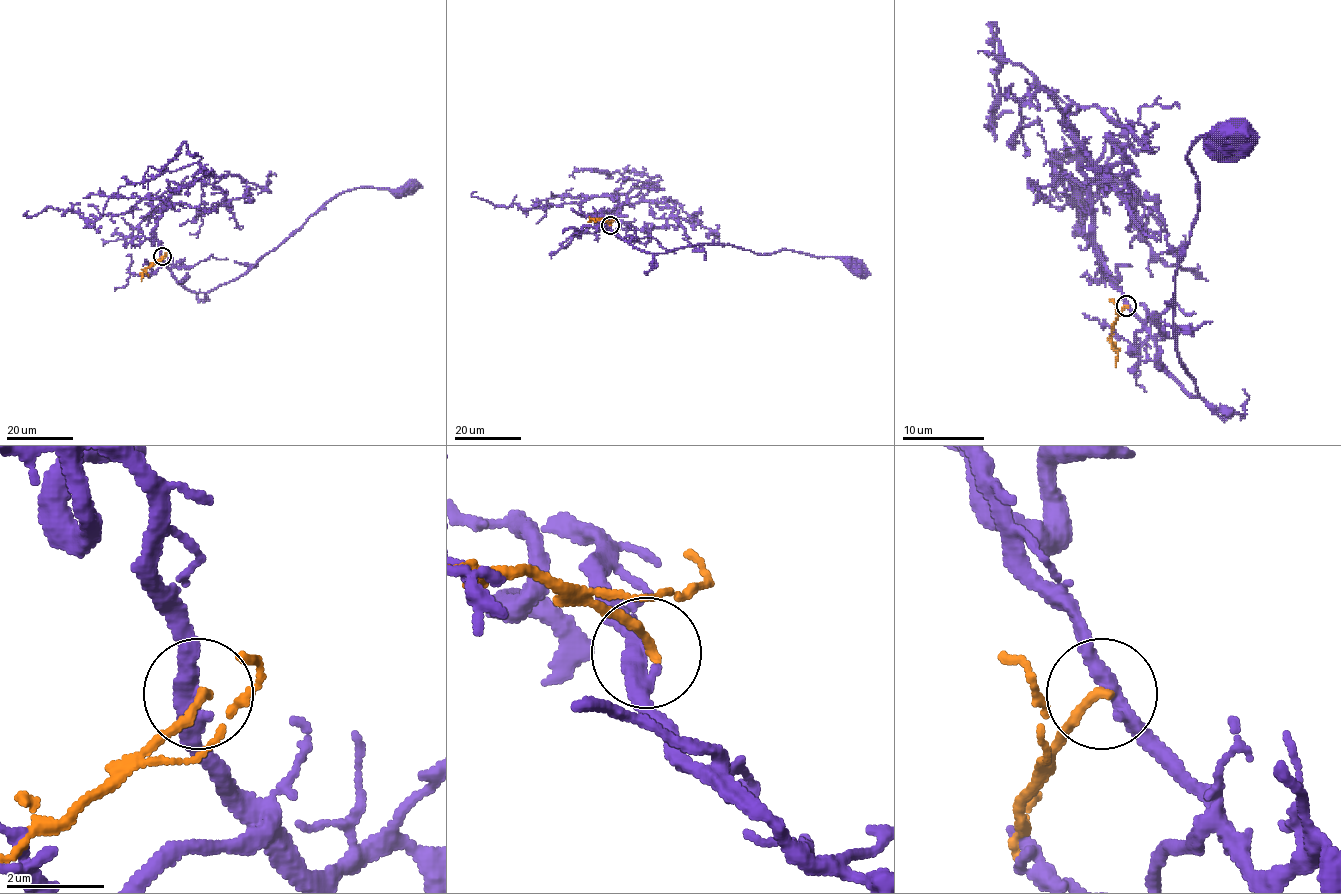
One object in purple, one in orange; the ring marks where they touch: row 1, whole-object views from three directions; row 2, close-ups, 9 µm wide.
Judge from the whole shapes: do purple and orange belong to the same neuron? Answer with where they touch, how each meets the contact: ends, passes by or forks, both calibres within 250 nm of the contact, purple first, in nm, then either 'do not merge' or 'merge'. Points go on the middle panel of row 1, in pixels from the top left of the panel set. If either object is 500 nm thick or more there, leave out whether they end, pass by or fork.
at (610, 225); purple passes by; orange ends there; 360 nm thick on the purple side, 200 nm on the other; do not merge

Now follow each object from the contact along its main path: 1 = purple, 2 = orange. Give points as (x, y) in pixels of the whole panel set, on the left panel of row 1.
1: (162, 255), (172, 275), (184, 286), (196, 292), (211, 291), (244, 275), (340, 194), (357, 188), (411, 189)
2: (162, 255), (148, 266), (141, 280)

